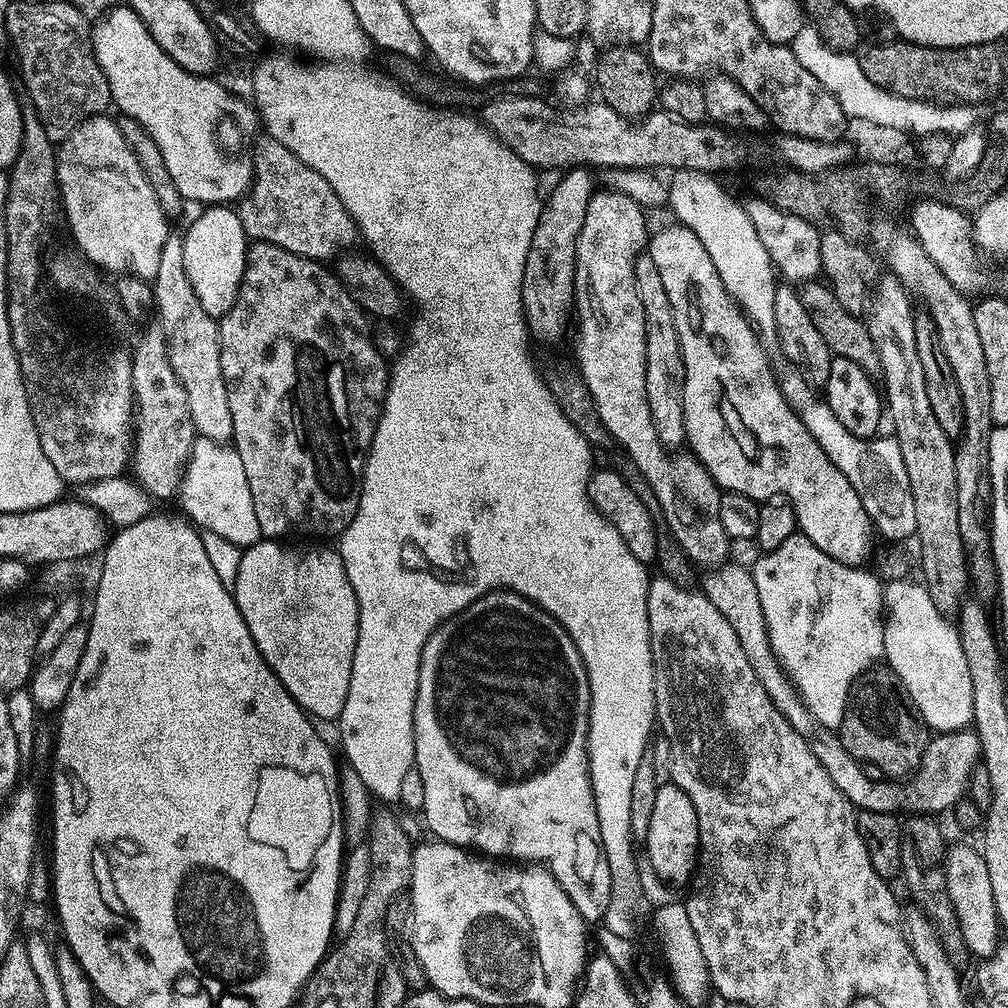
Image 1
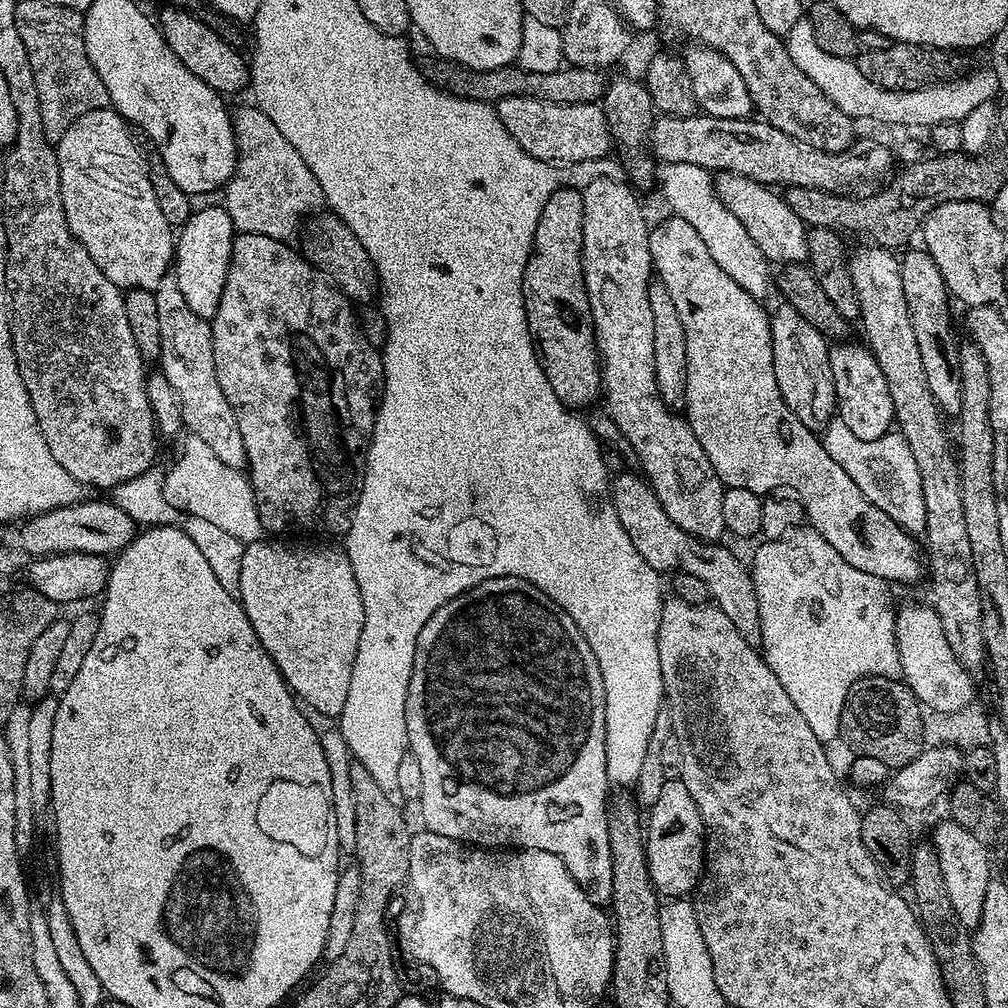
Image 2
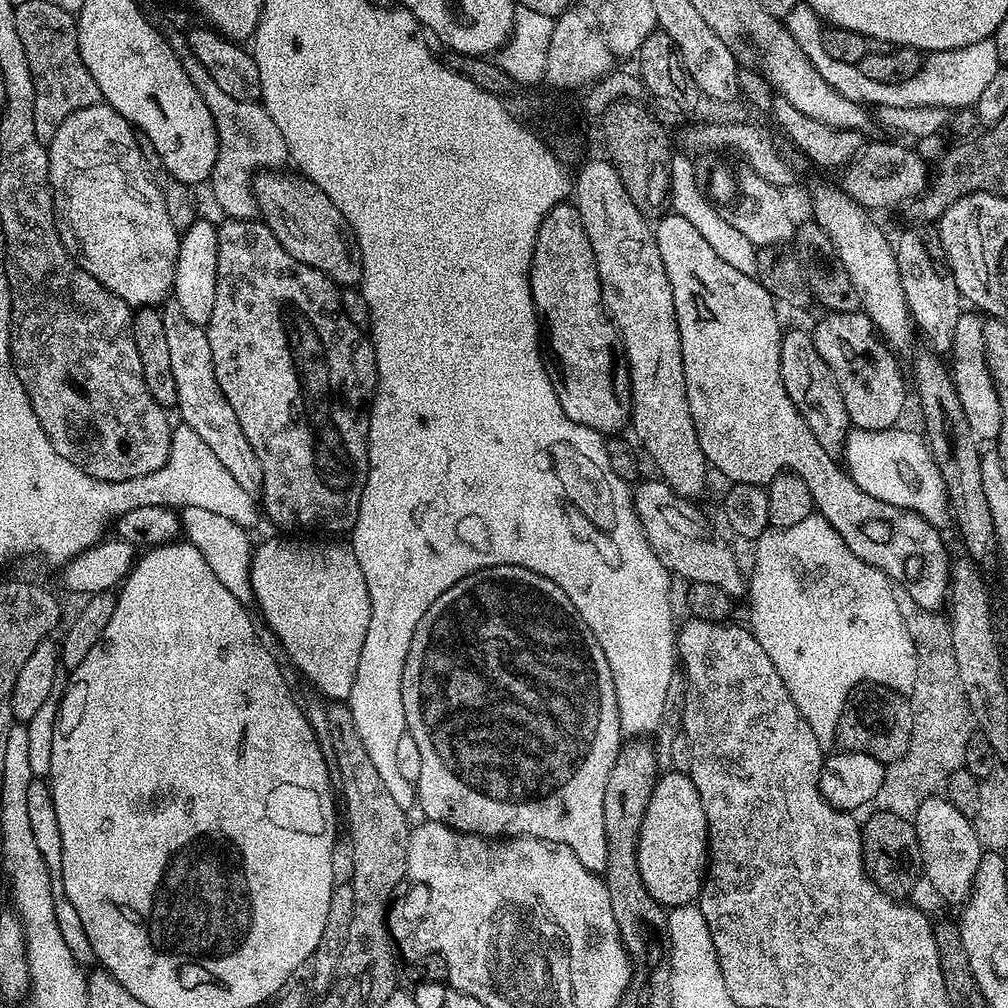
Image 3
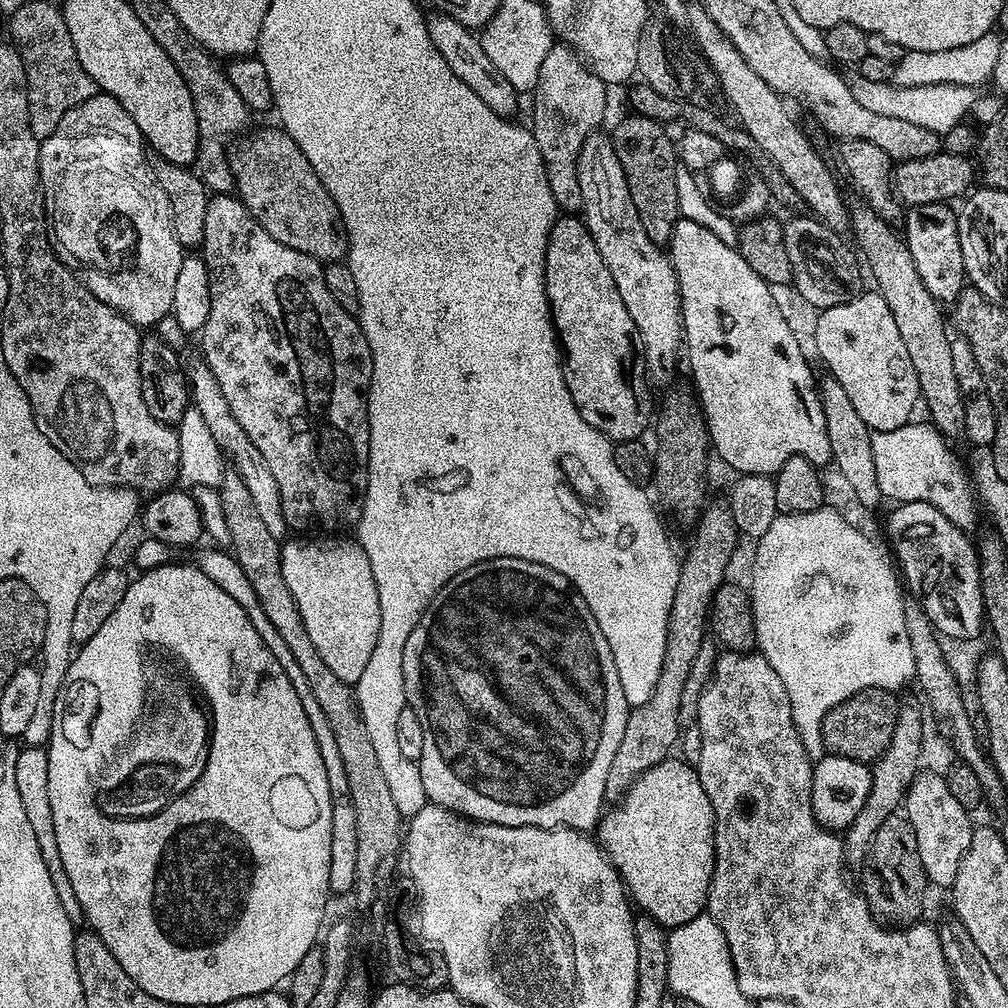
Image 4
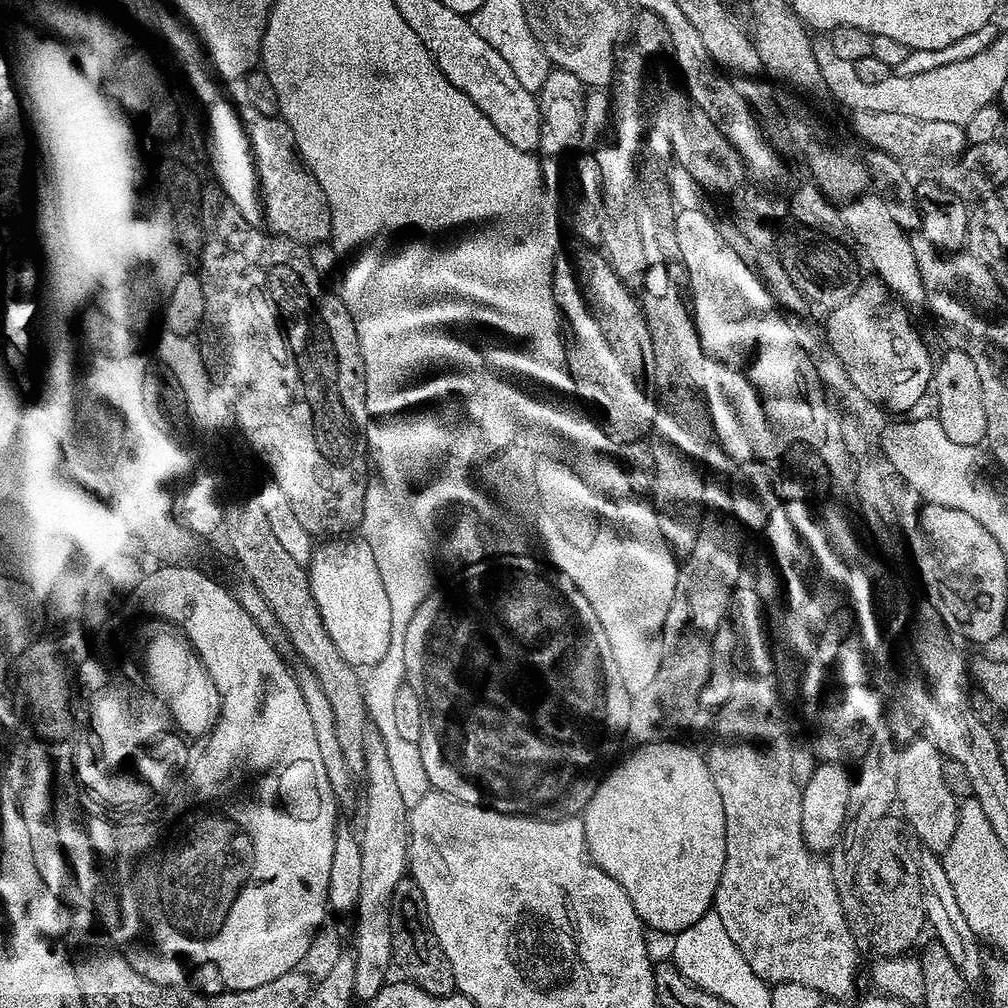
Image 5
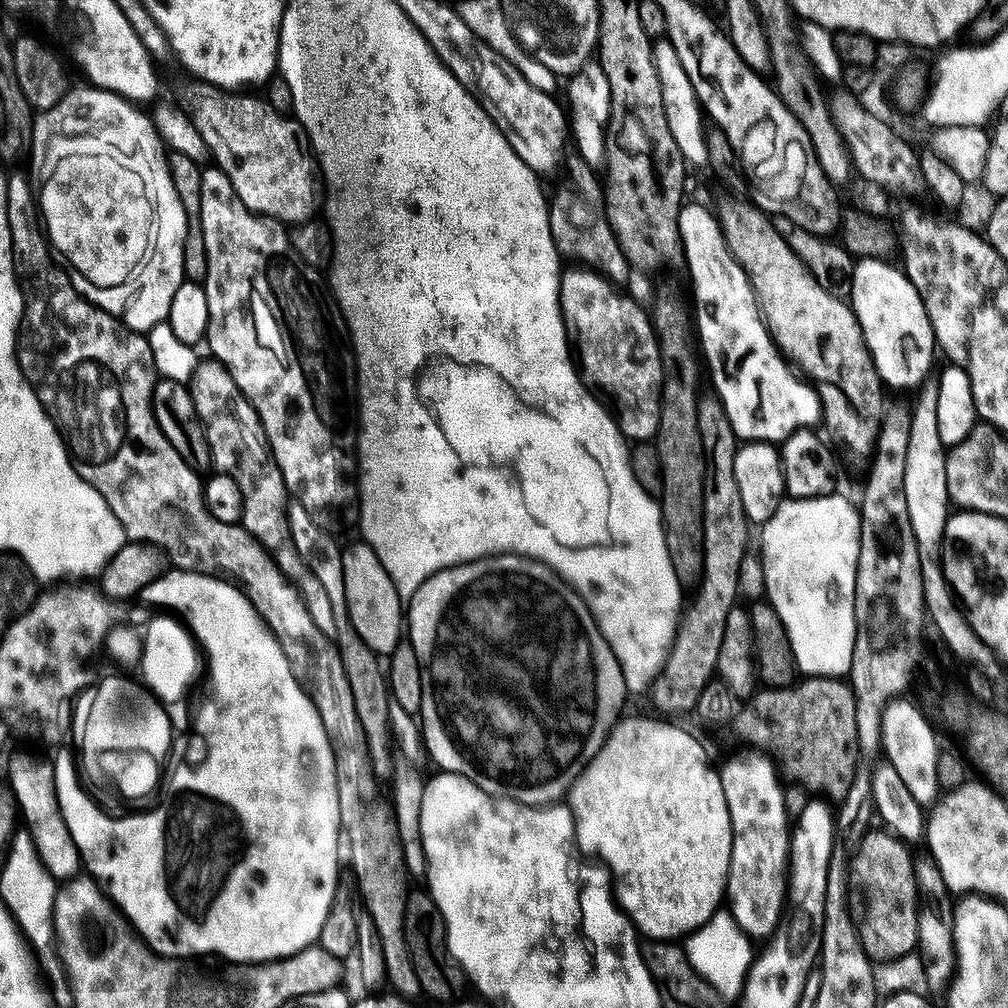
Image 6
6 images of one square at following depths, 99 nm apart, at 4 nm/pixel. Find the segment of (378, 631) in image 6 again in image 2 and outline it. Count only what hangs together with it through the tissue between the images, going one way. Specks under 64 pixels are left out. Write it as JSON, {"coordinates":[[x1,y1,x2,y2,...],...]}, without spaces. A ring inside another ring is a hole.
{"coordinates":[[261,538,247,545,242,554,241,586,238,593,240,605,244,607,246,618,250,626,256,628,258,638,263,642,268,652,268,659,273,660,280,667,281,674,288,687,305,705,309,704,316,712,324,716,338,718,342,714,344,705,344,692,350,690,350,674,354,666,353,655,358,650,358,638,360,637,360,626,362,623,362,594,358,590,358,578,352,577,354,566,350,566,350,558,343,551,336,548,287,548,284,544,271,544,268,538]]}

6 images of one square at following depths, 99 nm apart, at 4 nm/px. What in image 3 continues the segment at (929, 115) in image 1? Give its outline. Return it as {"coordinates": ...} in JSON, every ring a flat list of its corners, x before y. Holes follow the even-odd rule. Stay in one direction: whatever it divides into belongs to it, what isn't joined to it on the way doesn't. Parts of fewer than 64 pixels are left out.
{"coordinates":[[797,2,794,10,786,17,786,23,794,42,806,54,806,58,842,94,842,98,850,98,850,102,863,106,884,106,894,107,938,107,947,110,959,110,970,108,975,105,982,95,982,90,994,79,1002,67,998,50,995,49,995,42,992,38,982,42,974,42,970,46,962,46,945,52,933,52,923,61,920,72,910,78,904,84,887,84,886,82,873,82,862,74,862,70,855,64,838,62,826,54,822,46,822,34,820,33,822,21,820,15,813,8,806,6,803,2]]}

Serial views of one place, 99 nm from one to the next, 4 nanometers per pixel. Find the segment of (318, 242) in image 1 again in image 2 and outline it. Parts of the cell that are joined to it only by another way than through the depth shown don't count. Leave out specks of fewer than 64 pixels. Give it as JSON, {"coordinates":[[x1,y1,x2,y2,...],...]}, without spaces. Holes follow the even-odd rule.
{"coordinates":[[261,108,235,109,232,112,232,137,236,140,236,169,222,189,222,206,230,214,236,232,266,234,288,242,300,228,300,219,325,207,318,178,302,162,302,154,286,142,282,130,266,118]]}

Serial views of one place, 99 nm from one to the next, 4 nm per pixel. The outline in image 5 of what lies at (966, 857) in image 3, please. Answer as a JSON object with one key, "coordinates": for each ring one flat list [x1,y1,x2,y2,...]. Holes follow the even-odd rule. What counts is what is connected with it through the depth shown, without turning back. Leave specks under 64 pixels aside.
{"coordinates":[[917,738,903,745,896,765,898,766,898,790,896,798,899,811,906,821,907,827,916,831,923,847,927,851,943,854,954,838,956,823,960,817,958,798,950,794,946,786,946,778,942,778,942,766,945,757,941,756,931,738]]}

